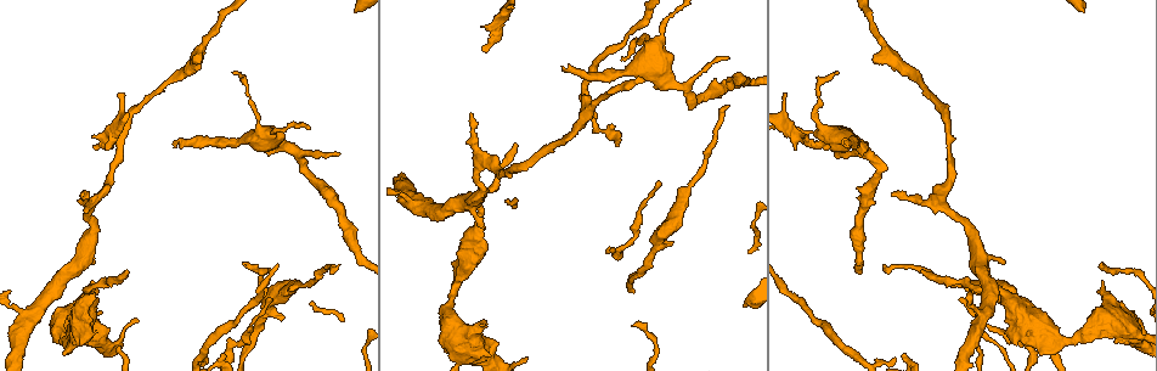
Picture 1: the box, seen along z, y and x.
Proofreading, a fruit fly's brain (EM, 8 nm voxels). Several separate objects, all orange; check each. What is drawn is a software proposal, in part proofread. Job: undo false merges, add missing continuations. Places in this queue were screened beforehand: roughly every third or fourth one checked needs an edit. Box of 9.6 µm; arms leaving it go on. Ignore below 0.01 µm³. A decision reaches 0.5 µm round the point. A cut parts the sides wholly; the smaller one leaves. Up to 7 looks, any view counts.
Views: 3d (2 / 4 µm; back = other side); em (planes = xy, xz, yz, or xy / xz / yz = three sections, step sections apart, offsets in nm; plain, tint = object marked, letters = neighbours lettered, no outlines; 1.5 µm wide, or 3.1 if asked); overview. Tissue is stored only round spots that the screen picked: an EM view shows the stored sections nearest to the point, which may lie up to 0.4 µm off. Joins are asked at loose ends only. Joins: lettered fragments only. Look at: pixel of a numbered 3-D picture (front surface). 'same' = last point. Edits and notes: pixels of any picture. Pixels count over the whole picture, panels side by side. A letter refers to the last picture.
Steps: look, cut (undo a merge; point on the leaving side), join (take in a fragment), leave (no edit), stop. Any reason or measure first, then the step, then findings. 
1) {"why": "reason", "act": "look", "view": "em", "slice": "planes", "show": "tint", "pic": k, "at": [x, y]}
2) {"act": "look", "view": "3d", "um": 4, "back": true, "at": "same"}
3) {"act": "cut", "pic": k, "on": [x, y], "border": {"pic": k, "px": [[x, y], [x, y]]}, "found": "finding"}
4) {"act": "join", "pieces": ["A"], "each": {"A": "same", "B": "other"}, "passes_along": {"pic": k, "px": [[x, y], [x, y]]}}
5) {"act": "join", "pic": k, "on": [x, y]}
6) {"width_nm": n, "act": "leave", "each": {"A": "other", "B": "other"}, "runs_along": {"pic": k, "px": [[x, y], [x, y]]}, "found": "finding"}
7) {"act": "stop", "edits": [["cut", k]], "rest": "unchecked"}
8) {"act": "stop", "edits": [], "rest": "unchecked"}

{"why": "an open end", "act": "look", "view": "3d", "um": 2, "pic": 1, "at": [657, 182]}

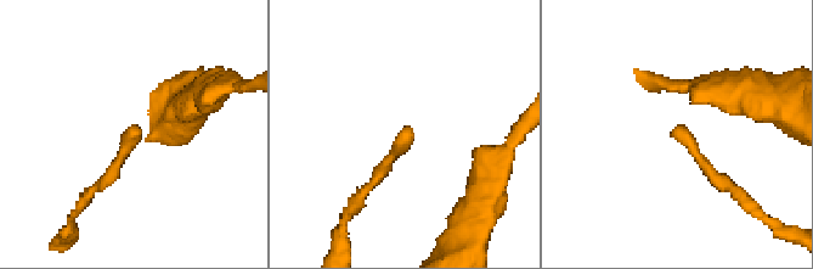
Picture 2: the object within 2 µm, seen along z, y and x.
{"act": "look", "view": "em", "slice": "planes", "show": "plain", "pic": 2, "at": [403, 135]}

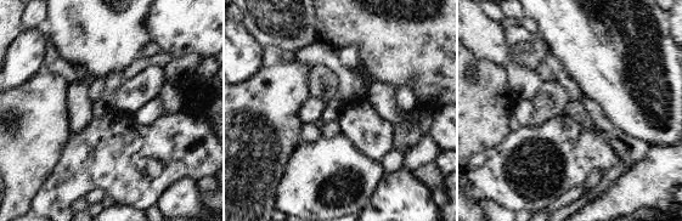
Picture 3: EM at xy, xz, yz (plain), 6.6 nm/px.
{"why": "what lies round it", "act": "look", "view": "em", "slice": "planes", "show": "letters", "at": "same"}

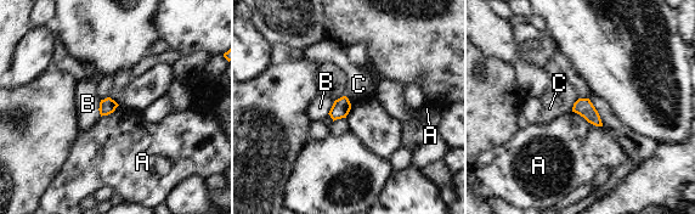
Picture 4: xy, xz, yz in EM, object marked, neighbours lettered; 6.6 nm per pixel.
{"act": "leave", "each": {"A": "other", "B": "other", "C": "other"}, "border": {"pic": 4, "px": [[101, 101], [100, 116]]}, "found": "none of them fits"}

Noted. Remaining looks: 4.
{"why": "tapers out", "act": "look", "view": "em", "slice": "planes", "show": "plain", "pic": 1, "at": [891, 194]}

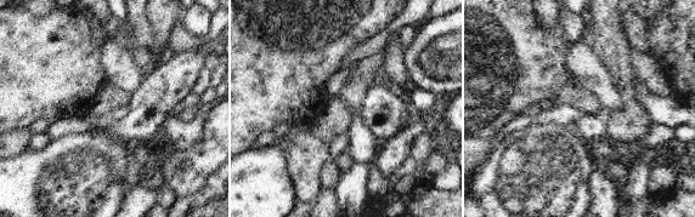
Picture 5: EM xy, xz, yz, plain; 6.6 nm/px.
{"why": "what lies round it", "act": "look", "view": "em", "slice": "planes", "show": "letters", "at": "same"}

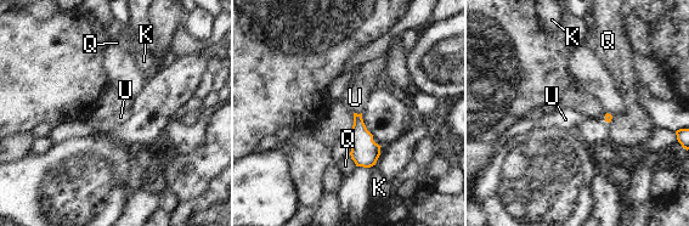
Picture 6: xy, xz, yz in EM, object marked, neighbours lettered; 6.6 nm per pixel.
{"act": "join", "pieces": ["U"], "each": {"K": "other", "Q": "other", "U": "same"}, "passes_along": {"pic": 6, "px": [[365, 150], [356, 113], [355, 97]]}, "found": "the neuron continues"}

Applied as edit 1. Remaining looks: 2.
{"act": "stop", "edits": [["join", 6]], "rest": "unchecked"}

